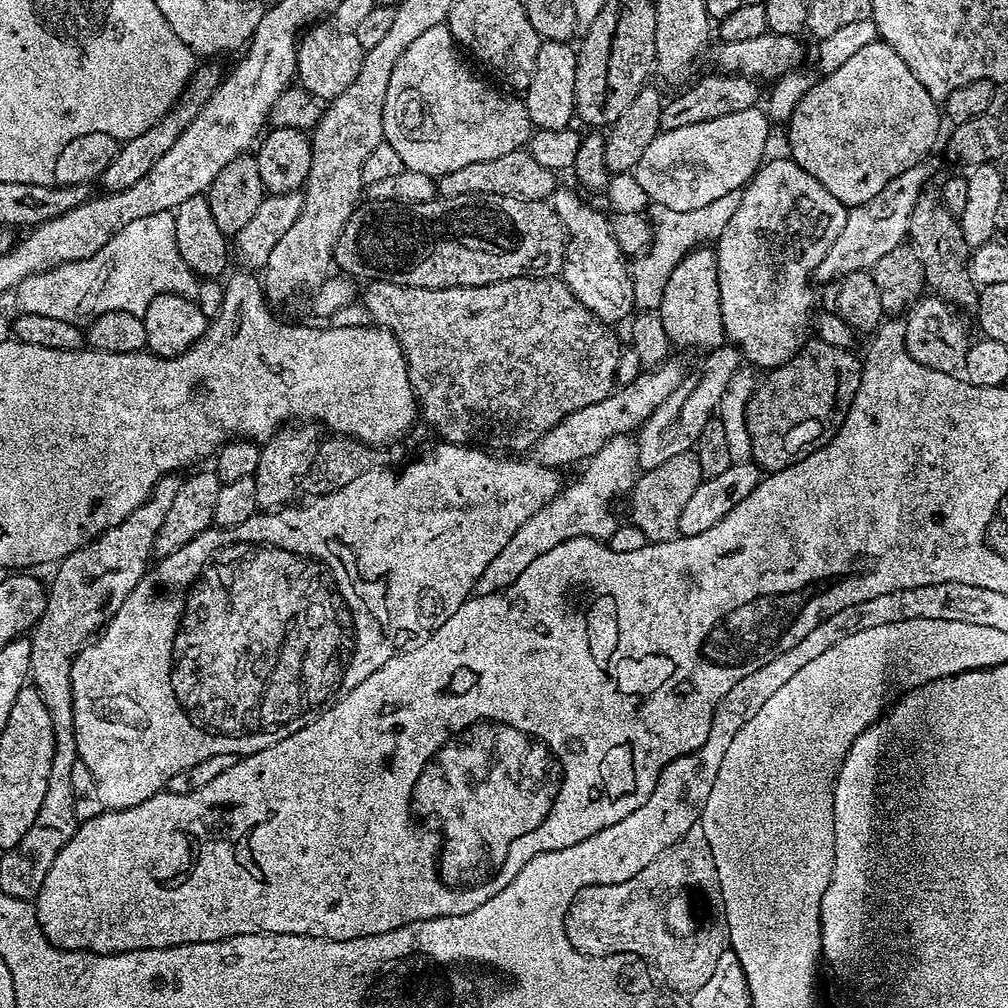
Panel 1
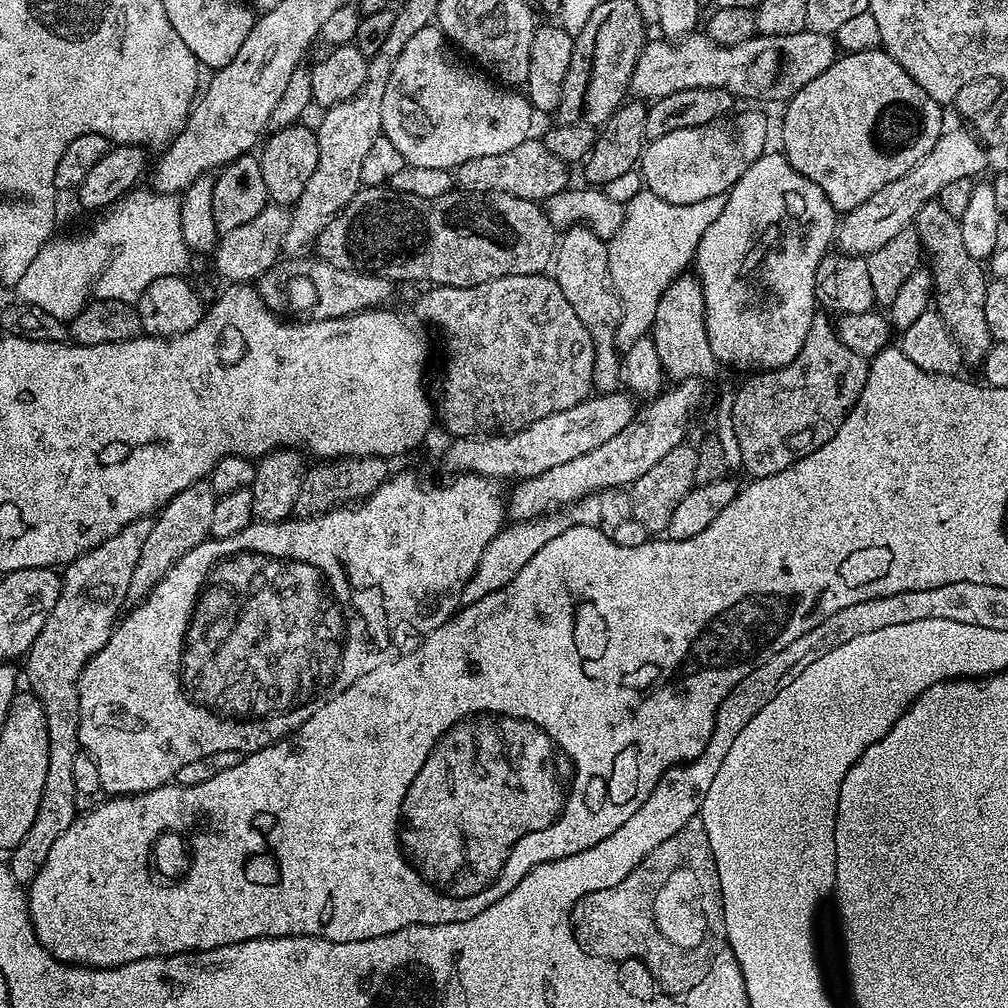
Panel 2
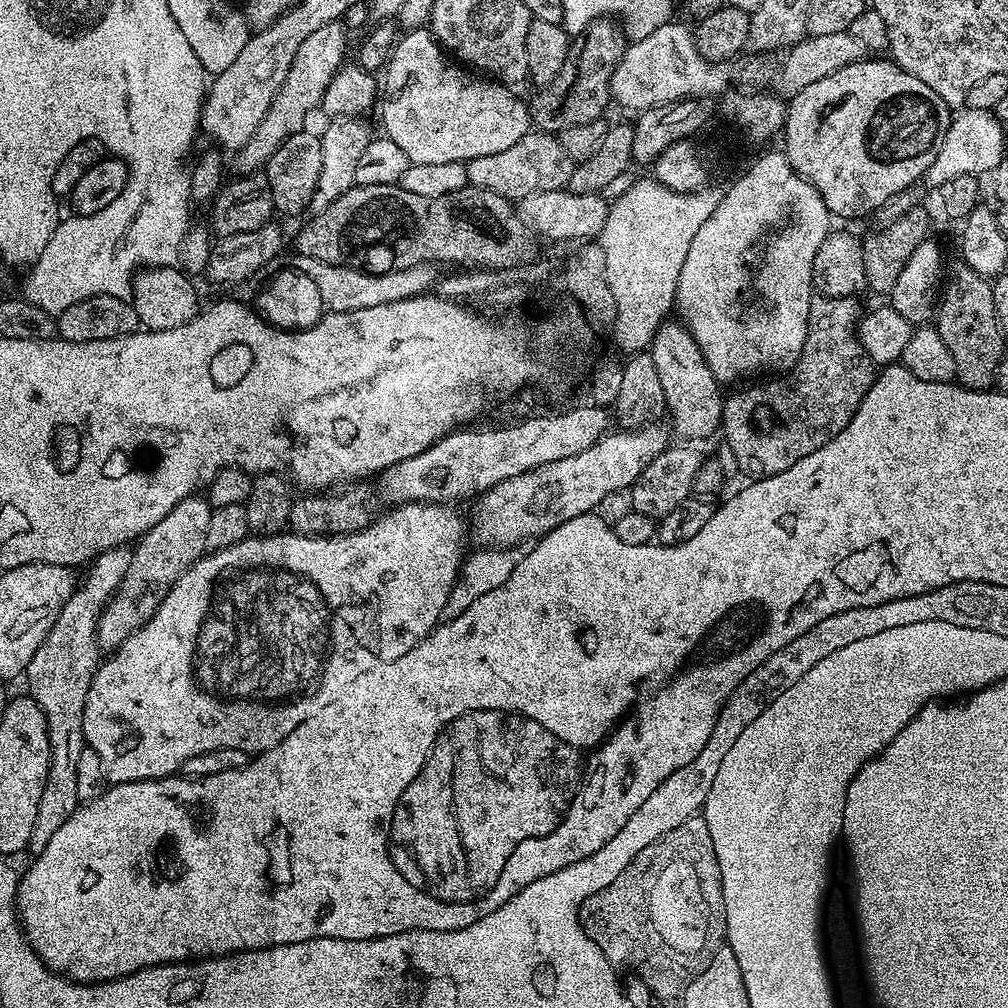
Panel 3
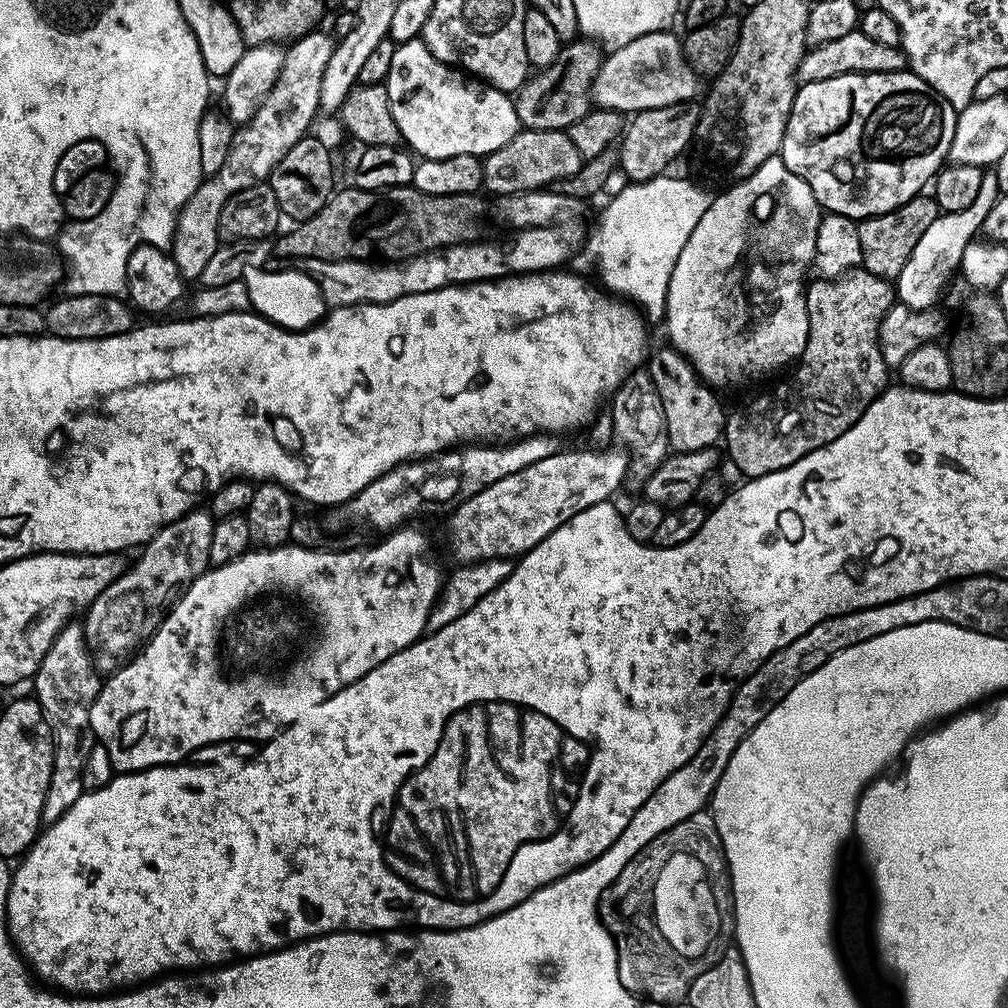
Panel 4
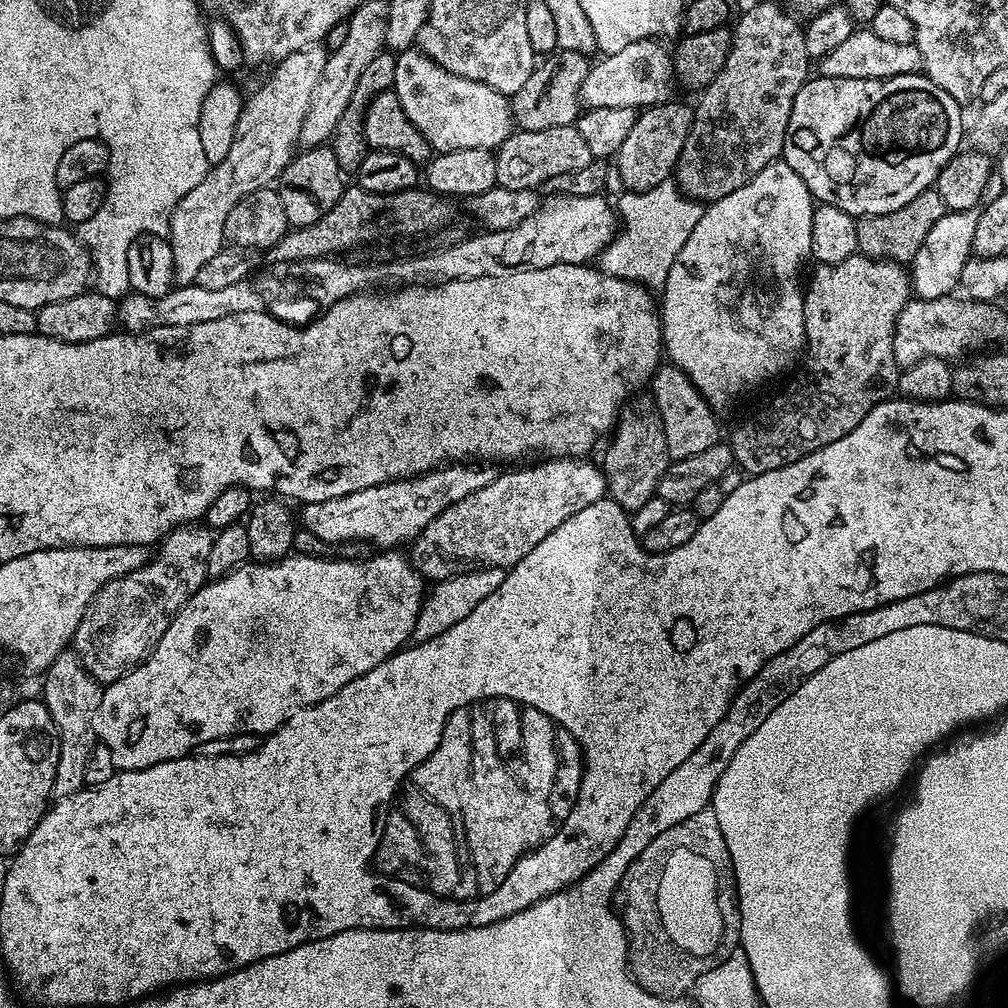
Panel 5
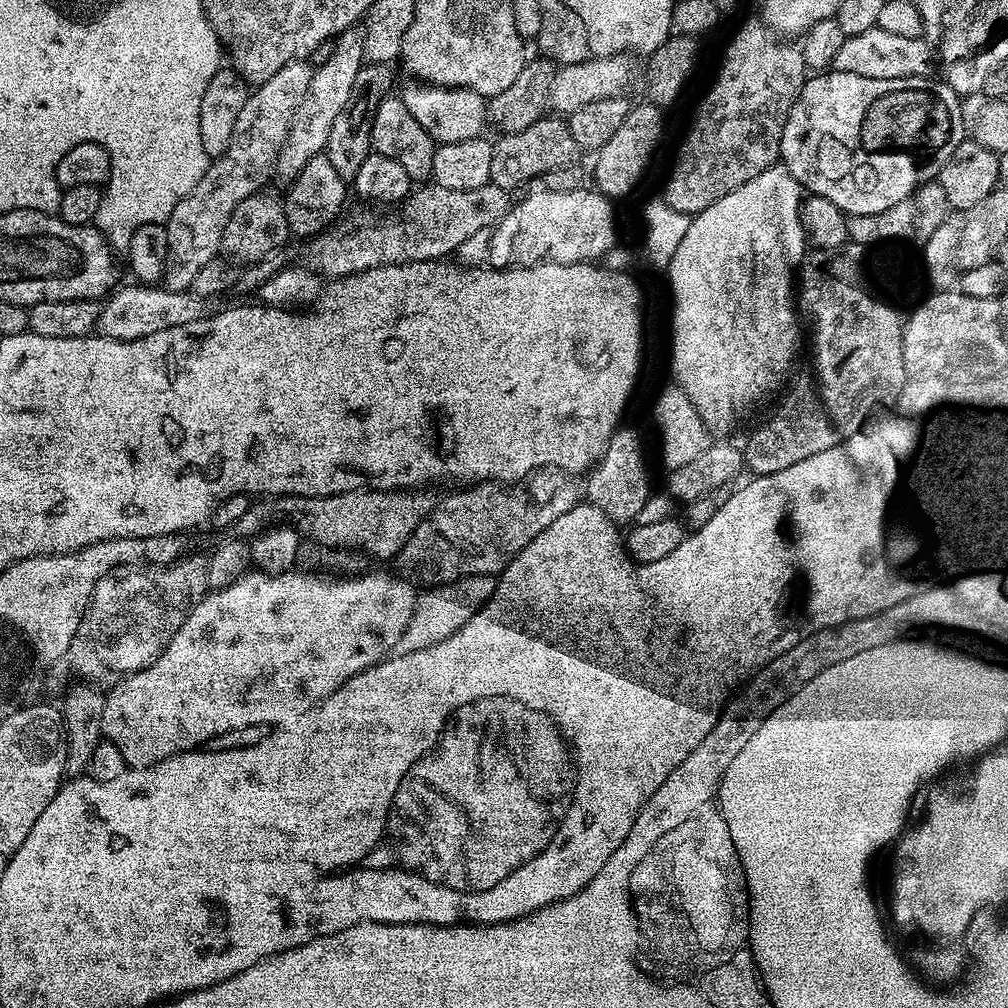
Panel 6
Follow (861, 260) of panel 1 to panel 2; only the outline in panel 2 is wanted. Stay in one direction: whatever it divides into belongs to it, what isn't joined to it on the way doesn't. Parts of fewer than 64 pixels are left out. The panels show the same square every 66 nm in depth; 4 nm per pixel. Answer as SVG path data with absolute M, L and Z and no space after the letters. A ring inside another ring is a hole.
M949 127L934 142L934 150L918 162L902 178L882 186L878 194L866 198L862 206L843 213L838 224L838 231L834 237L839 251L850 256L867 257L874 250L886 246L894 234L902 234L904 228L909 227L915 221L918 210L929 202L935 201L940 195L942 186L949 182L955 182L958 178L976 178L988 164L989 153L985 145L978 139L975 131L964 128Z

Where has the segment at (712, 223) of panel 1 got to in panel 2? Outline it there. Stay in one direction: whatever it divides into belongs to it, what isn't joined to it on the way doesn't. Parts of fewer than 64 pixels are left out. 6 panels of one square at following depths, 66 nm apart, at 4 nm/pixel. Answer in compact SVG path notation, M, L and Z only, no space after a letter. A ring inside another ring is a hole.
M643 190L625 203L623 224L607 243L609 270L623 308L615 335L619 351L628 351L638 338L649 335L662 294L691 265L698 242L711 223L718 220L727 201L727 195L720 194L692 204L672 204Z

